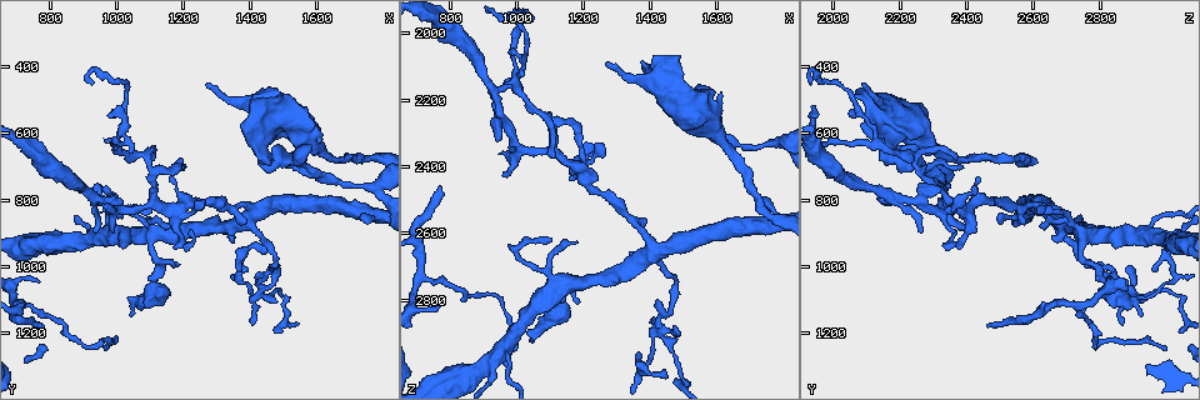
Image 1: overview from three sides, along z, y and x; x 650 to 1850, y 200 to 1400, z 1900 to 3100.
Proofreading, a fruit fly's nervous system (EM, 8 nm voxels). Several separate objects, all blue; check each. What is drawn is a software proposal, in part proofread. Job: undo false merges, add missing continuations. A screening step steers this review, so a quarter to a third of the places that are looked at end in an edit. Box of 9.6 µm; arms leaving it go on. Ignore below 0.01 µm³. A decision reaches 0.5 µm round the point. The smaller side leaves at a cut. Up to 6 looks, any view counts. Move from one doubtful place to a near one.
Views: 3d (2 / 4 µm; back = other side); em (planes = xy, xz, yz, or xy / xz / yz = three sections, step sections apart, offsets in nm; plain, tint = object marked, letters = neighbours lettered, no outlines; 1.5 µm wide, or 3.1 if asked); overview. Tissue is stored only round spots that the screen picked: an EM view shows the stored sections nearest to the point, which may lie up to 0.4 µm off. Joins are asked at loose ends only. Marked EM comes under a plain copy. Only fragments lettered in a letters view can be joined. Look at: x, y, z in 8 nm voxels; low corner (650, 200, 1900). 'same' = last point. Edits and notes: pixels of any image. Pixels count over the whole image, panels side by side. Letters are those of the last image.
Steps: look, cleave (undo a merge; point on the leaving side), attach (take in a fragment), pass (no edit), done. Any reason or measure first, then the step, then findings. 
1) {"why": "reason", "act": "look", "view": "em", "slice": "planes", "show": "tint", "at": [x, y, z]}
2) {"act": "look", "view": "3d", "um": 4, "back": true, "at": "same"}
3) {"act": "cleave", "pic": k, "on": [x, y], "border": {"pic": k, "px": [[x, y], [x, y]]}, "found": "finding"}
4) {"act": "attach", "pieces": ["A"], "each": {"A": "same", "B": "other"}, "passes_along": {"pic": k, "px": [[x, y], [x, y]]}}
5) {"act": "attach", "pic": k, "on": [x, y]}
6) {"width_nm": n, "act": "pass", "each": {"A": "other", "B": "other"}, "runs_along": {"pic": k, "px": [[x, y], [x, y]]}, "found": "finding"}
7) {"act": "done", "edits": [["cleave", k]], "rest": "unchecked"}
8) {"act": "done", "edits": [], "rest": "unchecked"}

{"why": "an open end", "act": "look", "view": "em", "slice": "xz", "step": 4, "show": "letters", "at": [1190, 990, 2800]}

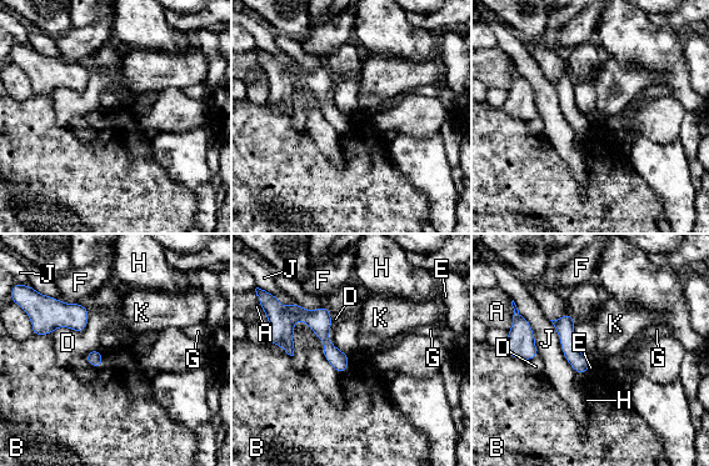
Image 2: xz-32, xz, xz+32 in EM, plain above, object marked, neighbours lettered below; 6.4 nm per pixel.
{"why": "another direction", "act": "look", "view": "em", "slice": "yz", "step": 8, "show": "letters", "at": "same"}

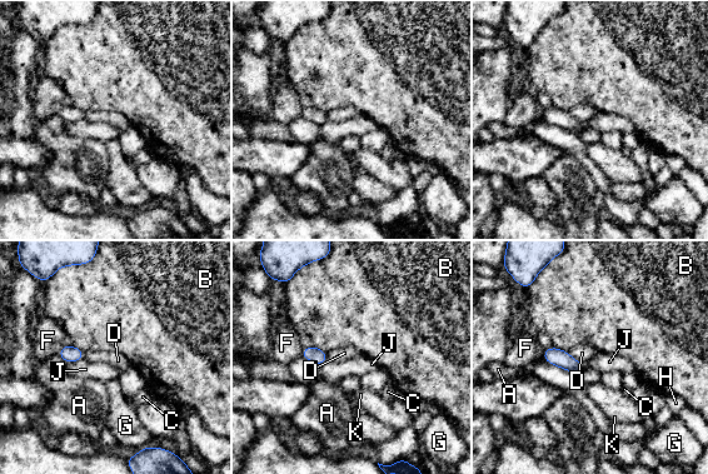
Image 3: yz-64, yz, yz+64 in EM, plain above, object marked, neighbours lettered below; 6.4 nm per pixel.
{"act": "pass", "each": {"A": "other", "B": "other", "C": "other", "D": "other", "F": "other", "G": "other", "H": "other", "J": "other", "K": "other"}, "border": {"pic": 3, "px": [[553, 345], [567, 352]]}, "found": "no lettered fragment goes on from it"}

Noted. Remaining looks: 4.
{"why": "free end", "act": "look", "view": "em", "slice": "xz", "step": 8, "show": "tint", "at": [1170, 730, 2430]}

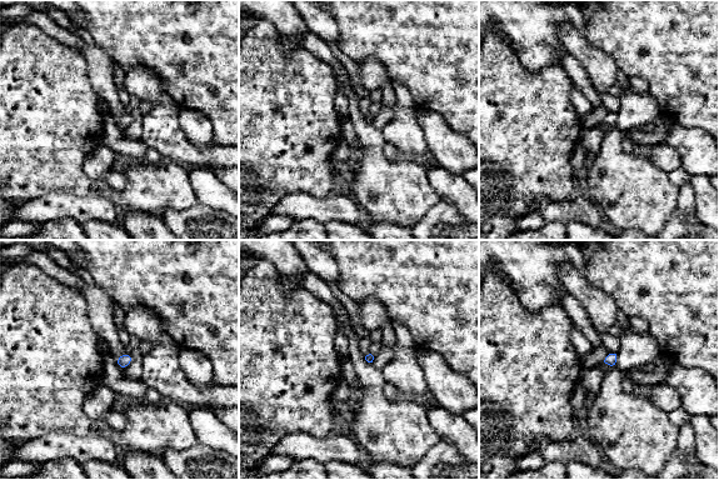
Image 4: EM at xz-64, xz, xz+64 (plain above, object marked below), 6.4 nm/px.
{"act": "look", "view": "em", "slice": "planes", "show": "letters", "at": "same"}

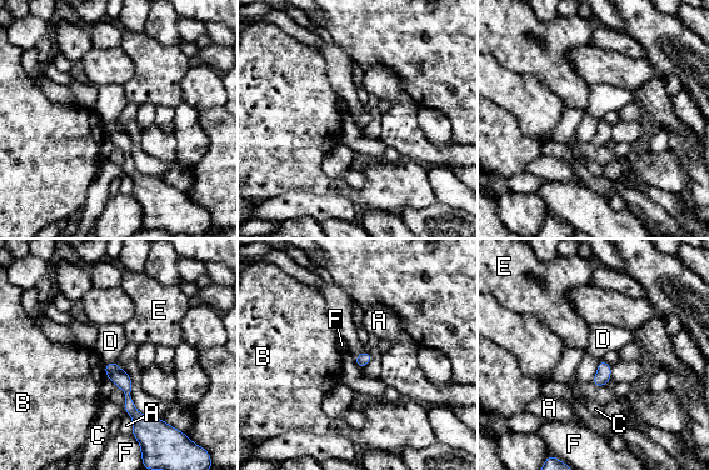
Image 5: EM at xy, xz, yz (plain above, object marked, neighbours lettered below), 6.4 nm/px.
{"longest_contact_nm": ["A", 140], "act": "pass", "each": {"A": "other", "B": "other", "C": "other", "D": "other", "E": "other", "F": "other"}, "runs_along": {"pic": 5, "px": [[109, 365], [130, 410], [156, 423]]}, "found": "no lettered fragment goes on from it"}

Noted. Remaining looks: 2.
{"why": "thin end", "act": "look", "view": "em", "slice": "planes", "show": "letters", "at": [1260, 460, 2090]}

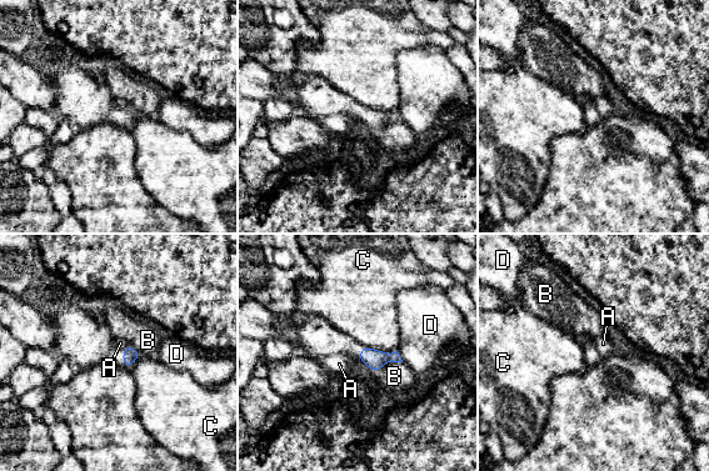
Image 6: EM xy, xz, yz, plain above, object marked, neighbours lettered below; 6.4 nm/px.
{"act": "pass", "each": {"A": "other", "B": "other", "C": "other", "D": "other"}, "border": {"pic": 6, "px": [[128, 344], [124, 349]]}, "found": "none of them fits"}

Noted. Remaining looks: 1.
{"act": "done", "edits": [], "rest": "unchecked"}

